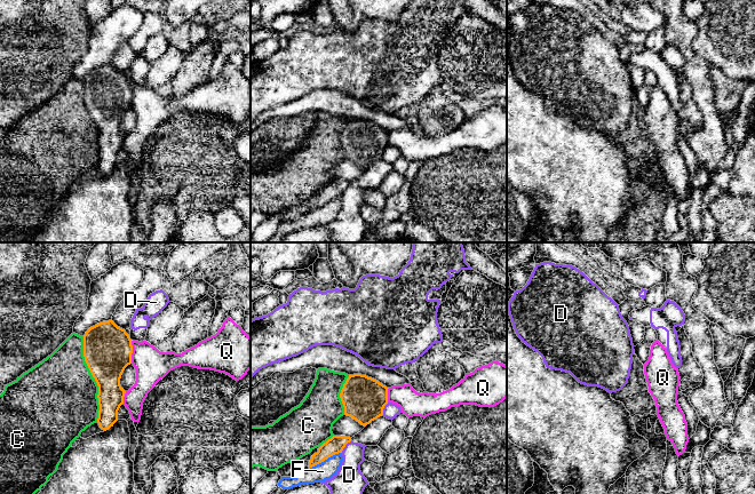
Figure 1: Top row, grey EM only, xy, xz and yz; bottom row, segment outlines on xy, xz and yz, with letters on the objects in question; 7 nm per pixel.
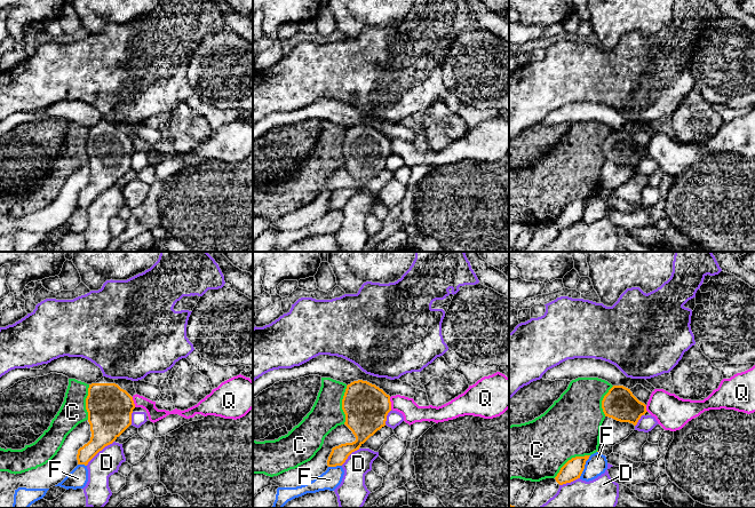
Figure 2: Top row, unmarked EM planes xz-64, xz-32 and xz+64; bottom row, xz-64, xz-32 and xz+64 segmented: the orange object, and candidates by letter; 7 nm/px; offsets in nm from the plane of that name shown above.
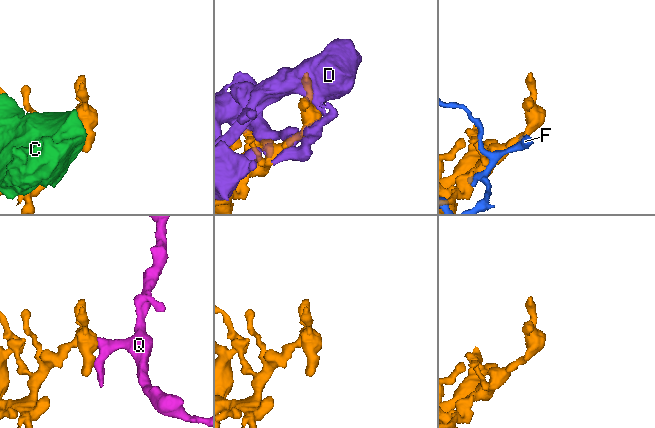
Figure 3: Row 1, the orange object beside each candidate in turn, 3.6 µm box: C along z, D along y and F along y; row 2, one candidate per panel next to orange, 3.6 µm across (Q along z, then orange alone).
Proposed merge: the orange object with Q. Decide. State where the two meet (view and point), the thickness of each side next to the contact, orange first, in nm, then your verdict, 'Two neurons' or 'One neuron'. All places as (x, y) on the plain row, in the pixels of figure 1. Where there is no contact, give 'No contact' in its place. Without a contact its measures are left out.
Touches orange at xy (132, 96). Thickness 340 nm (orange) against 240 nm. Two neurons

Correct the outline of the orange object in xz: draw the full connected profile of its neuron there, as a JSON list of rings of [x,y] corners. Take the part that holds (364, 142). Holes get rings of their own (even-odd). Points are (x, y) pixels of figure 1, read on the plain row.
[[[349,119],[340,137],[344,159],[366,170],[383,159],[383,152],[388,148],[388,133],[366,119]]]

